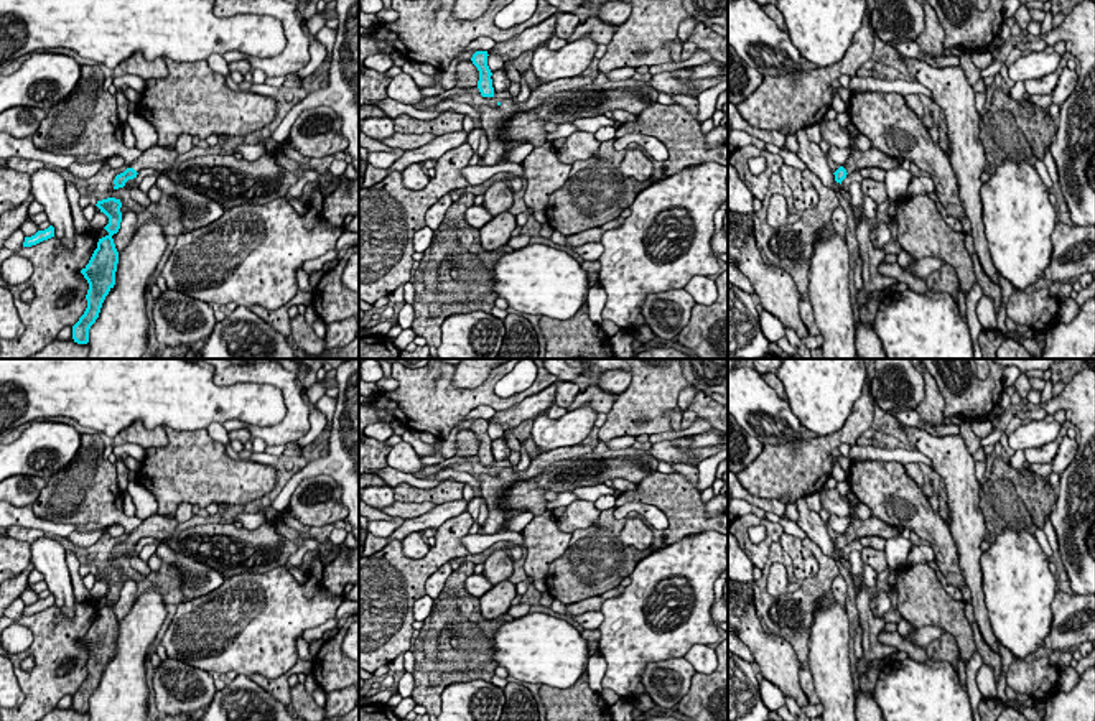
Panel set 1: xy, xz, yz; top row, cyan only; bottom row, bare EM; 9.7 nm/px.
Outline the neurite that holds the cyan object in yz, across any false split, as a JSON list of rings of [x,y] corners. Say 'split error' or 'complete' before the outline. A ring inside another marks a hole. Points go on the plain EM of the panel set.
split error | [[[869,517],[866,520],[851,520],[848,528],[833,543],[835,550],[841,553],[841,550],[853,540],[860,540],[863,537],[881,537],[888,540],[899,537],[901,533],[902,530],[886,525],[876,517]]]

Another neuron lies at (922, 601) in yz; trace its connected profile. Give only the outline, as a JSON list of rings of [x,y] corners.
[[[922,563],[897,570],[894,588],[901,617],[916,630],[935,626],[952,634],[958,645],[958,658],[967,665],[976,645],[965,616],[965,602],[953,599],[944,589],[937,570]]]

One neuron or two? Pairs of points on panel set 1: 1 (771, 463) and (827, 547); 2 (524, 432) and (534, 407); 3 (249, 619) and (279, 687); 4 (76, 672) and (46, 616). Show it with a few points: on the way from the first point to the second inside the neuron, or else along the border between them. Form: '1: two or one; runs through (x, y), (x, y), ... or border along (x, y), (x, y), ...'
1: two; border along (804, 496), (794, 502)
2: two; border along (534, 417), (512, 427)
3: two; border along (298, 659), (277, 677), (251, 677)
4: one; runs through (60, 665), (60, 654), (46, 632)

